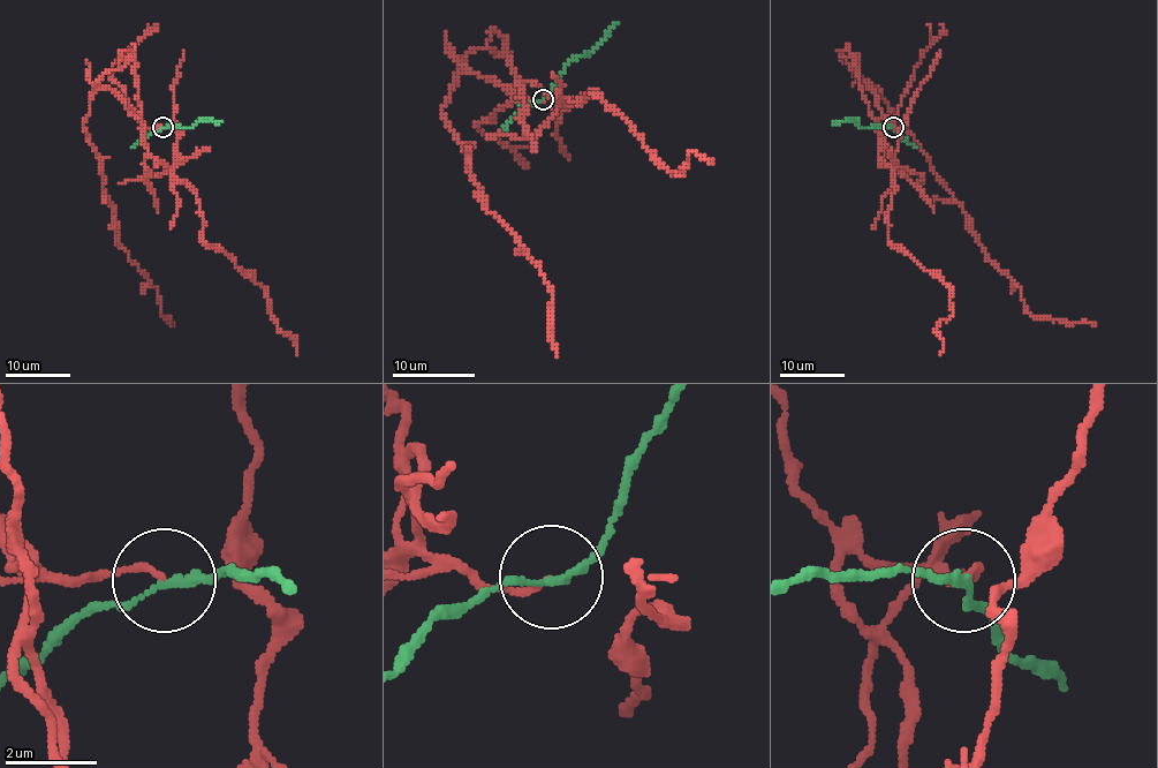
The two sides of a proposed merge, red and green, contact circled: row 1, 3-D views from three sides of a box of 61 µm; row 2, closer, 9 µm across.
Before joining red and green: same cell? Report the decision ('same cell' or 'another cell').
another cell

